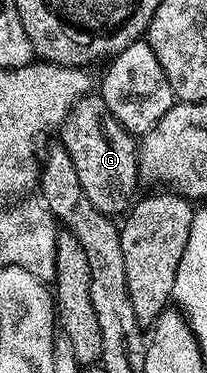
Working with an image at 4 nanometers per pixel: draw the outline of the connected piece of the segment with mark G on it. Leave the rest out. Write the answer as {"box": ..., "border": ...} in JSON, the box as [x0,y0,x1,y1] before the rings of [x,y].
{"box":[59,95,139,218],"border":[[[100,95],[80,97],[73,105],[59,130],[59,144],[71,155],[71,163],[75,163],[75,171],[79,175],[79,183],[83,183],[83,191],[87,191],[87,199],[99,207],[108,217],[116,218],[130,208],[134,200],[133,192],[139,189],[137,176],[137,146],[134,134],[123,126],[107,111],[107,103],[103,103]]]}

